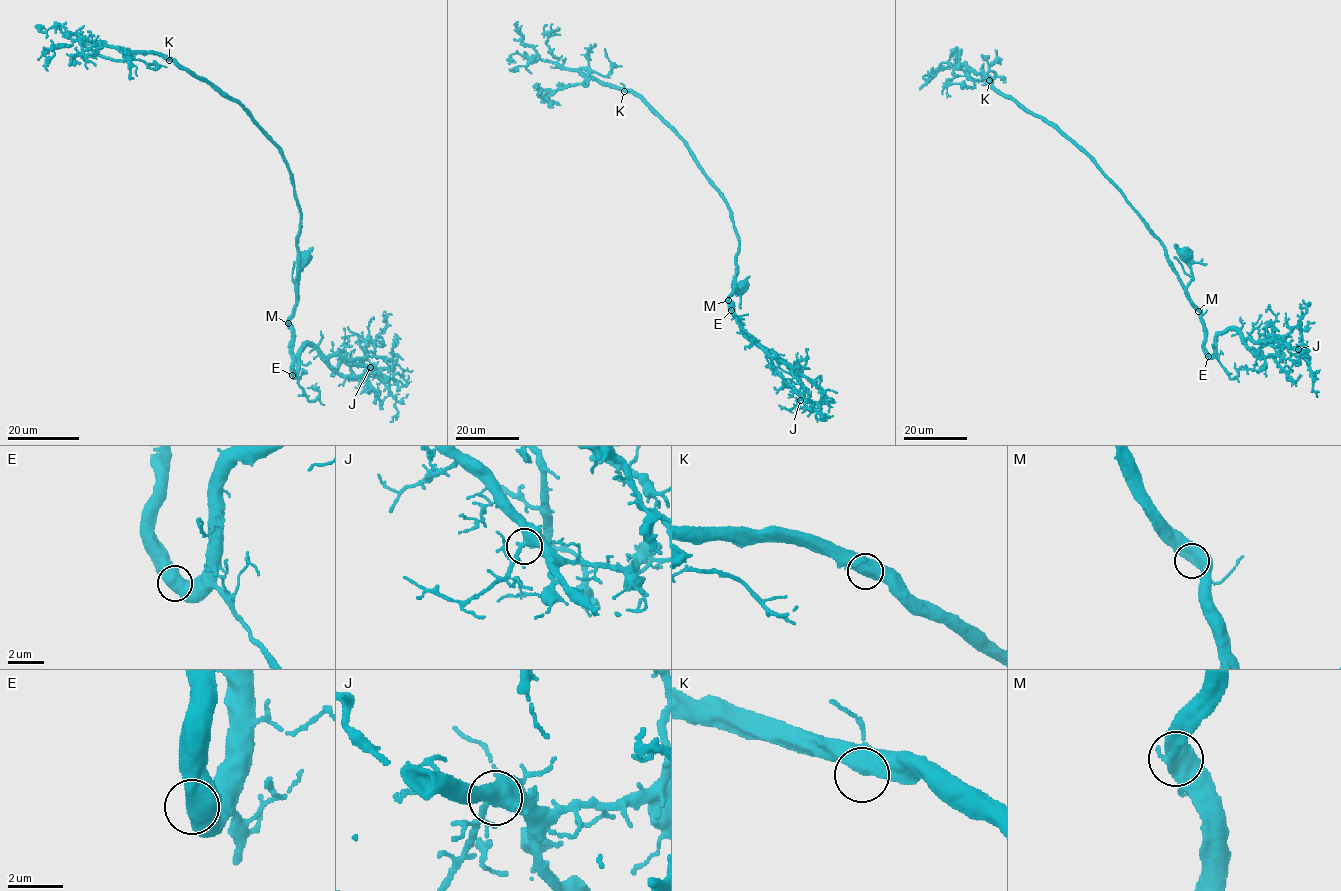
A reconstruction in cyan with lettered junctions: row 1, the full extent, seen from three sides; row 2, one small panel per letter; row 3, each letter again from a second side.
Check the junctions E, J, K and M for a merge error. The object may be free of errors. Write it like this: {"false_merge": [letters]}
{"false_merge": []}

